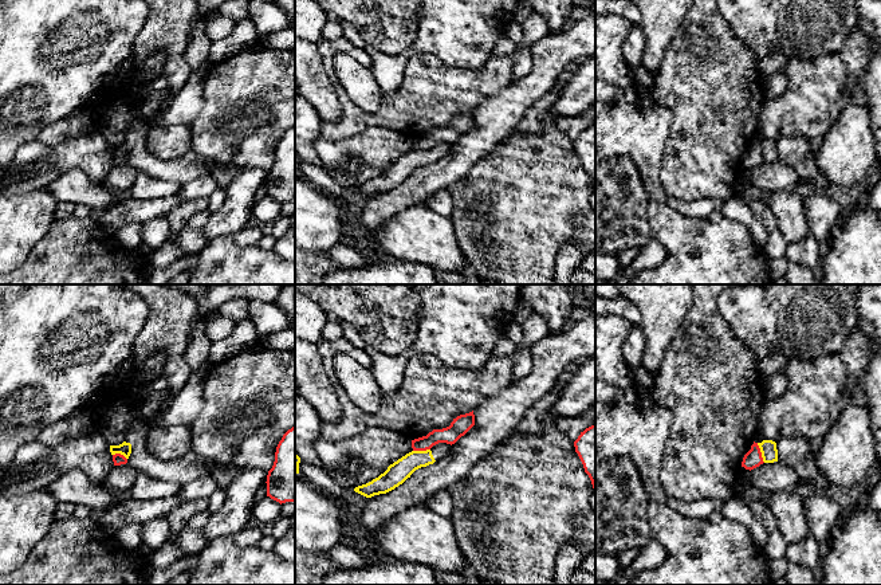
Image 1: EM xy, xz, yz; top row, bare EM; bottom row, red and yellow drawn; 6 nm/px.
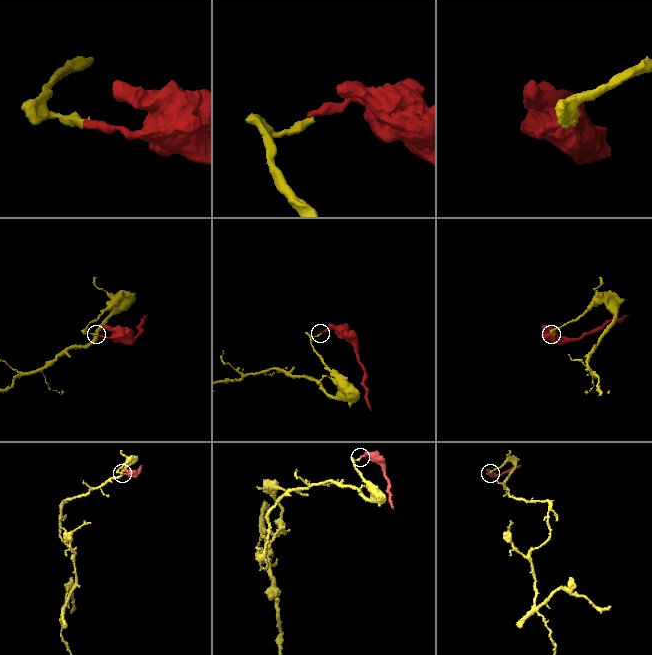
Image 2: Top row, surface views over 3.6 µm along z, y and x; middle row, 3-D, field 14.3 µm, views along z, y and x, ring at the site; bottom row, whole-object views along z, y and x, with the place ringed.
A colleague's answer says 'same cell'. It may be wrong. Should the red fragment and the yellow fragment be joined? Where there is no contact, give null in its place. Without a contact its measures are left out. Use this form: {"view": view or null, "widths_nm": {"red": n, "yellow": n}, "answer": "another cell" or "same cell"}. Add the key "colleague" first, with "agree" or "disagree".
{"colleague": "disagree", "view": "yz", "widths_nm": {"red": 110, "yellow": 100}, "answer": "another cell"}

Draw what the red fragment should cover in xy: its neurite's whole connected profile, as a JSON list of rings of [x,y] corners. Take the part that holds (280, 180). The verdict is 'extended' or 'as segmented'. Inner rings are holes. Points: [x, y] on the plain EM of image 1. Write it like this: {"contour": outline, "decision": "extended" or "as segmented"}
{"contour": [[[295,125],[279,141],[266,182],[271,199],[280,204],[295,201]]], "decision": "as segmented"}

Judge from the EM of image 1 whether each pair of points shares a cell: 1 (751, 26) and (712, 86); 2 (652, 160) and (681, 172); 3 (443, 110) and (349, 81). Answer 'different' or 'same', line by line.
1: different
2: different
3: different

